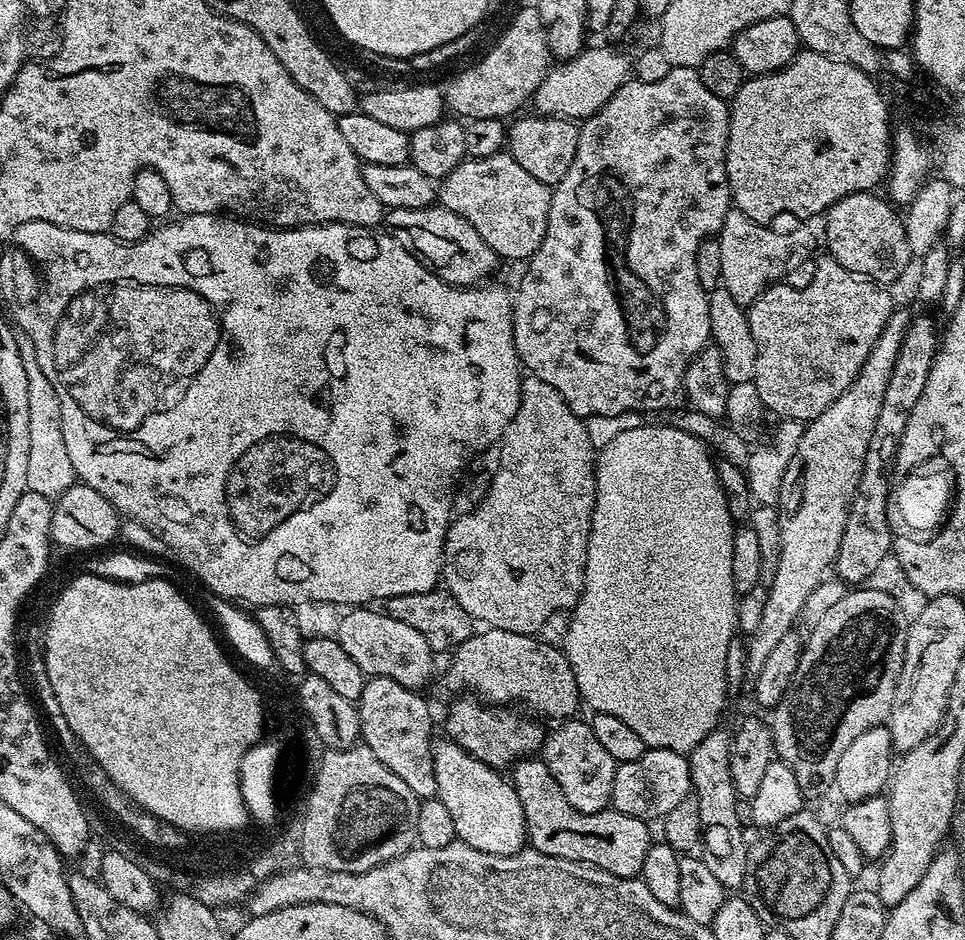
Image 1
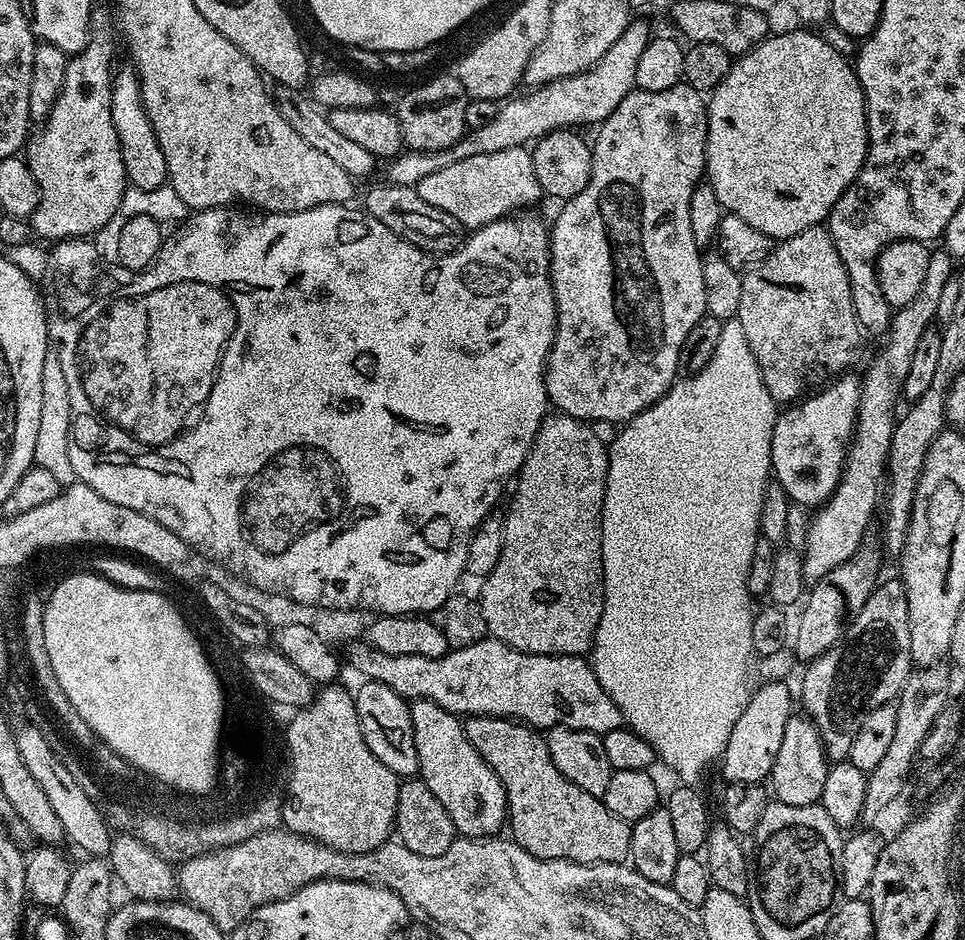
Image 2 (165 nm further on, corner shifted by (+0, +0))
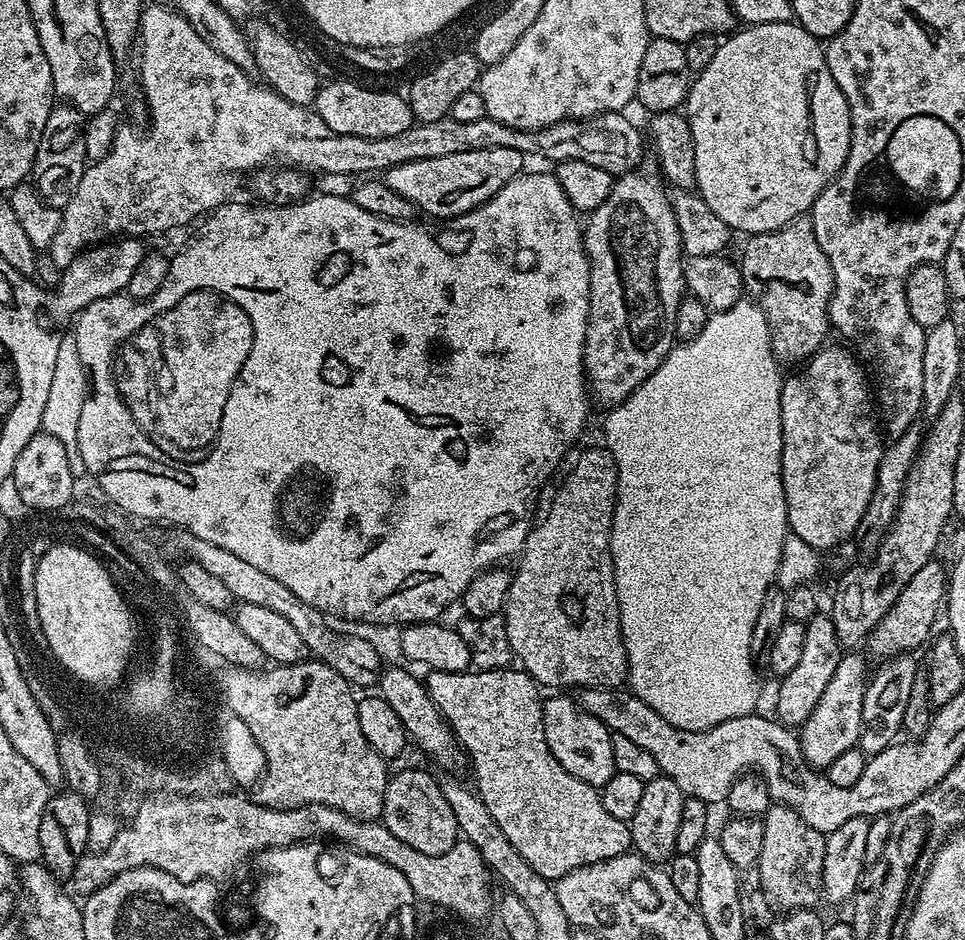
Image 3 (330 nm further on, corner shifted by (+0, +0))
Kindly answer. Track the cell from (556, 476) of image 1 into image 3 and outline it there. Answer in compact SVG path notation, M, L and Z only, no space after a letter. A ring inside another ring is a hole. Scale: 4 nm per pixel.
M592 448L577 458L576 469L565 478L548 517L541 524L539 521L528 533L524 547L518 553L520 565L514 568L512 585L502 613L512 655L518 664L520 660L519 667L537 685L549 684L552 690L619 689L628 679L628 655L622 638L610 546L618 474L612 453L600 448Z

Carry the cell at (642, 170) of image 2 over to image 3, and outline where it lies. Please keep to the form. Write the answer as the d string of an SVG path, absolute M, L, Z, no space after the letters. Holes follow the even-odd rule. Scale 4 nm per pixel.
M633 170L619 177L610 190L610 198L587 217L584 249L592 263L590 274L590 314L586 326L584 362L593 401L611 410L634 394L666 359L676 340L678 306L686 295L685 255L680 247L678 222L674 218L672 198L665 181L655 171Z

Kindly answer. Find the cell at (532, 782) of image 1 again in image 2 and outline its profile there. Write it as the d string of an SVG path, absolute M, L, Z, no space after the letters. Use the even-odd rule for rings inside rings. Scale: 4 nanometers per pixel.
M470 716L463 721L463 726L466 738L470 738L470 746L474 746L474 750L478 750L478 754L482 754L482 758L490 766L490 770L494 770L494 774L498 774L498 778L506 790L506 798L508 799L506 824L509 829L512 827L510 836L518 846L522 846L527 852L543 860L573 860L579 864L618 864L629 859L628 851L630 850L630 834L632 833L629 821L610 814L610 810L606 810L601 797L586 794L586 790L574 786L574 782L570 782L570 778L565 777L562 770L558 770L558 766L554 766L554 758L550 758L548 741L537 729L529 728L528 725L521 724L518 720L509 720L506 716Z

